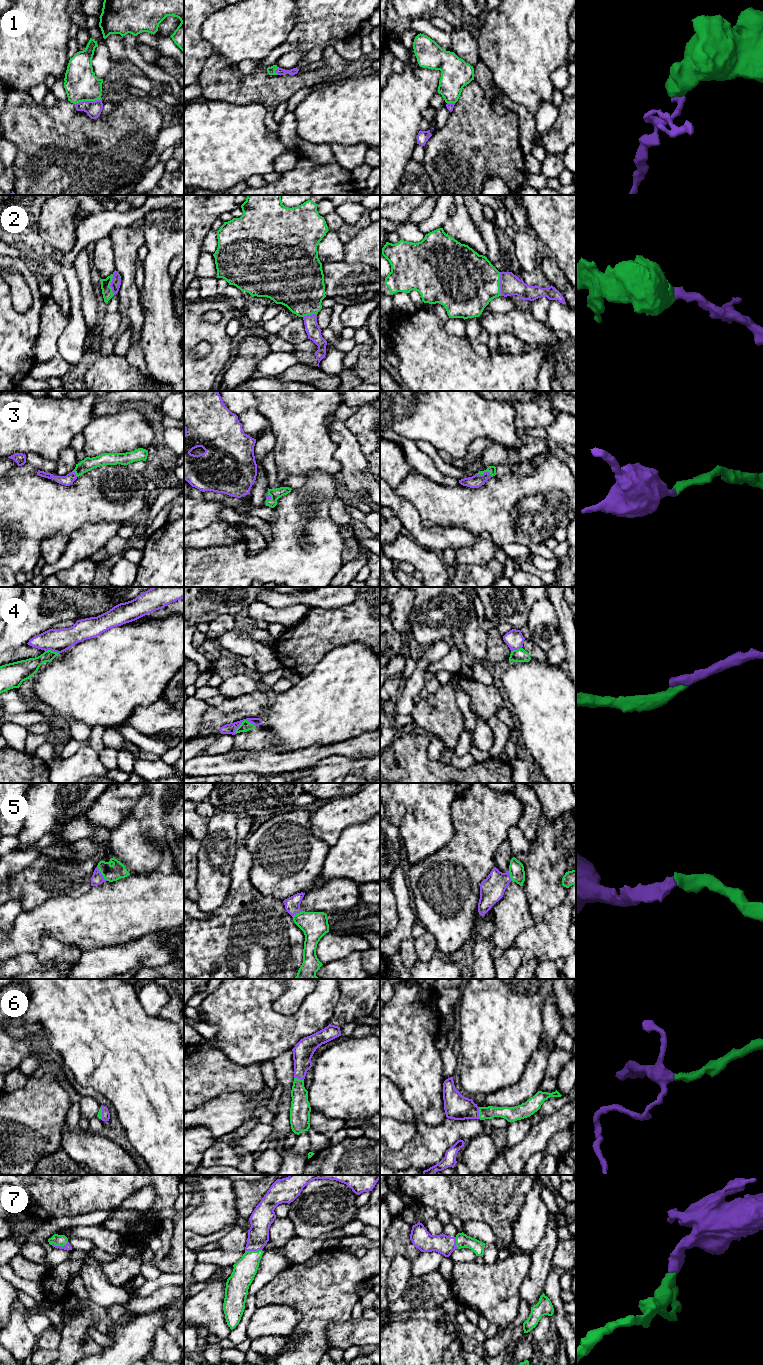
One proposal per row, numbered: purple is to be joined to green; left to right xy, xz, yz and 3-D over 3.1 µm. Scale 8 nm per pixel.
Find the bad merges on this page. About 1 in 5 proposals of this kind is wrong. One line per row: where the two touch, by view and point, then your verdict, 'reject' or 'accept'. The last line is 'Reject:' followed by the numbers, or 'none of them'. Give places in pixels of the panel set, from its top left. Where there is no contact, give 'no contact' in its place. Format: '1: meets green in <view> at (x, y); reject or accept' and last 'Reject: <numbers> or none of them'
1: meets green in xy at (87, 100); reject
2: meets green in yz at (499, 284); accept
3: meets green in yz at (485, 471); accept
4: meets green in xz at (243, 721); reject
5: meets green in xy at (101, 873); accept
6: meets green in yz at (479, 1113); accept
7: meets green in xy at (59, 1245); accept
Reject: 1, 4

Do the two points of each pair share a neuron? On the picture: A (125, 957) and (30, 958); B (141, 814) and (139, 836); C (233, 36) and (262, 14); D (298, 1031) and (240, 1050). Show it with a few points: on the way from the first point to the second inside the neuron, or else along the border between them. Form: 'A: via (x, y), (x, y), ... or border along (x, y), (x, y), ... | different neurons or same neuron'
A: border along (34, 953), (19, 953), (11, 959) | different neurons
B: via (141, 819), (141, 831) | same neuron
C: via (240, 32), (245, 31), (255, 21) | same neuron
D: via (284, 1032), (256, 1034), (254, 1036) | same neuron

